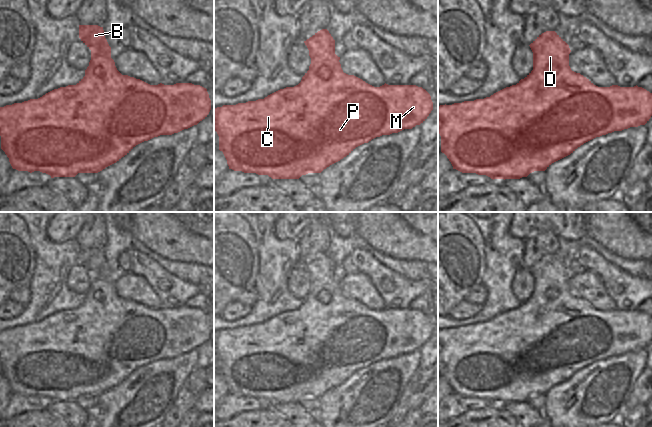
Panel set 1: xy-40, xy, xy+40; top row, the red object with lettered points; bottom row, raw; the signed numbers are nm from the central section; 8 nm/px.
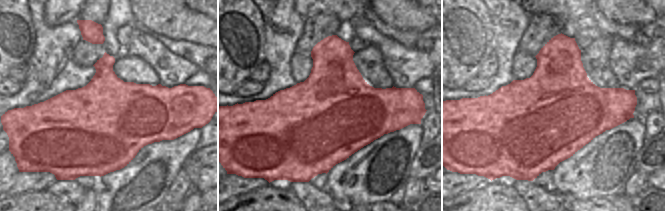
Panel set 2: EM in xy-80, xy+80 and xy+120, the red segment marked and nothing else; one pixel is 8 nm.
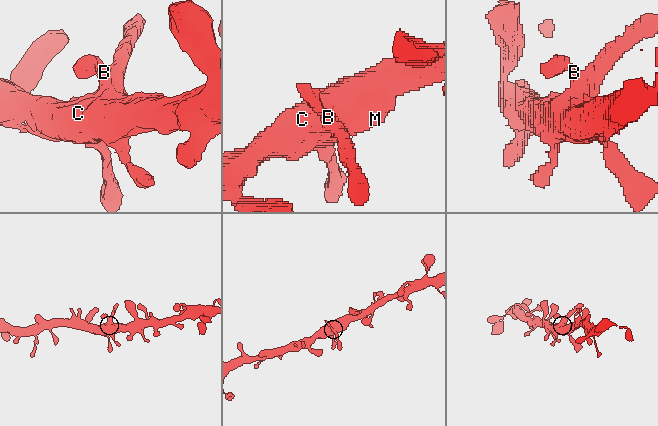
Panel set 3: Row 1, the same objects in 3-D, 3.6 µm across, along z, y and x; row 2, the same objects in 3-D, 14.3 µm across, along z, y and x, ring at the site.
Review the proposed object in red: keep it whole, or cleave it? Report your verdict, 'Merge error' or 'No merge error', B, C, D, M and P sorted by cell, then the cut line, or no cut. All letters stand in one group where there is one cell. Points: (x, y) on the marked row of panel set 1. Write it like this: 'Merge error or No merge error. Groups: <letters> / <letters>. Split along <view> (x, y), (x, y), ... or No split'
No merge error. Groups: B C D M P. No split

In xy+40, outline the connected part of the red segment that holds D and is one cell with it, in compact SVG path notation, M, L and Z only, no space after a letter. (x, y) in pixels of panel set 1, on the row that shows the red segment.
M555 31L542 33L529 46L533 52L533 70L516 85L484 99L438 106L441 152L447 156L453 169L486 175L493 180L520 179L534 171L545 171L552 163L596 137L645 125L651 118L652 93L637 85L598 87L572 71L569 45Z

